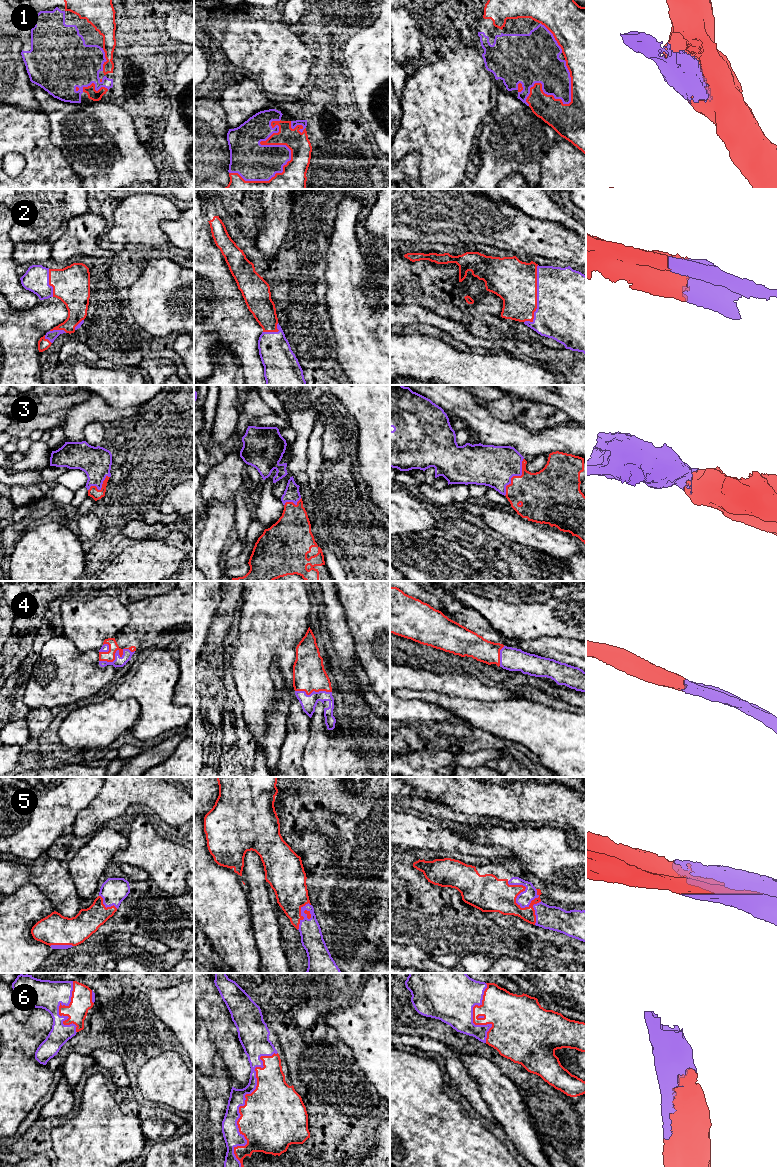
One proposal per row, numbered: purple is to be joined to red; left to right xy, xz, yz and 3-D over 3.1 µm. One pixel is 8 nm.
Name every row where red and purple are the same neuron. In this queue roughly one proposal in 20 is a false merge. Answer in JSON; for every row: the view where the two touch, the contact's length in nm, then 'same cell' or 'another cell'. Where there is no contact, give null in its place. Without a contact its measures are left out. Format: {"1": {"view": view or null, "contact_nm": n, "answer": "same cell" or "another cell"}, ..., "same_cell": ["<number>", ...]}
{"1": {"view": "xz", "contact_nm": 600, "answer": "same cell"}, "2": {"view": "yz", "contact_nm": 480, "answer": "same cell"}, "3": {"view": "yz", "contact_nm": 340, "answer": "same cell"}, "4": {"view": "xy", "contact_nm": 300, "answer": "same cell"}, "5": {"view": "yz", "contact_nm": 300, "answer": "same cell"}, "6": {"view": "xz", "contact_nm": 950, "answer": "same cell"}, "same_cell": ["1", "2", "3", "4", "5", "6"]}

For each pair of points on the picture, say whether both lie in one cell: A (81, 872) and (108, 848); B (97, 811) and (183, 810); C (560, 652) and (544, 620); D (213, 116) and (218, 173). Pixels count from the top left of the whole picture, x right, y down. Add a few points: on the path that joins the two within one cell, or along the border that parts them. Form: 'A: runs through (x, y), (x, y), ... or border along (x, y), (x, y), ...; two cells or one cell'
A: runs through (88, 865), (101, 852); one cell
B: runs through (118, 796), (162, 797); one cell
C: border along (575, 638), (539, 636), (529, 641); two cells
D: runs through (212, 130), (212, 159); one cell

